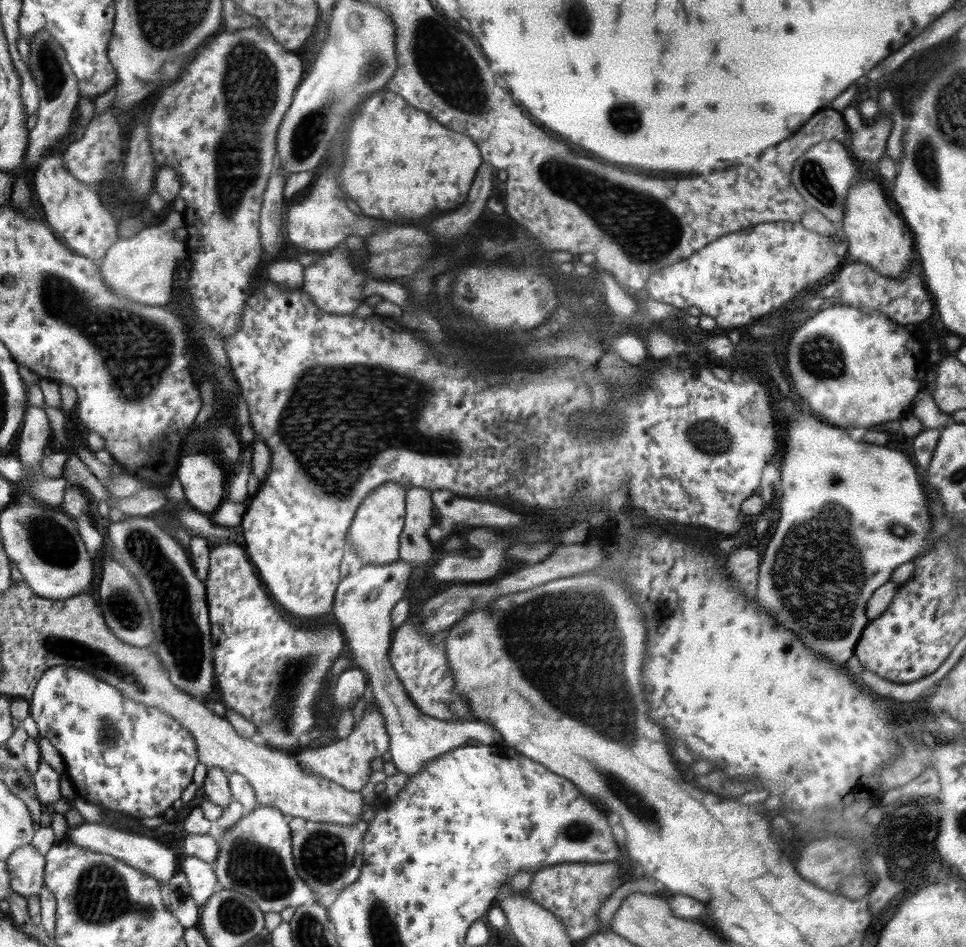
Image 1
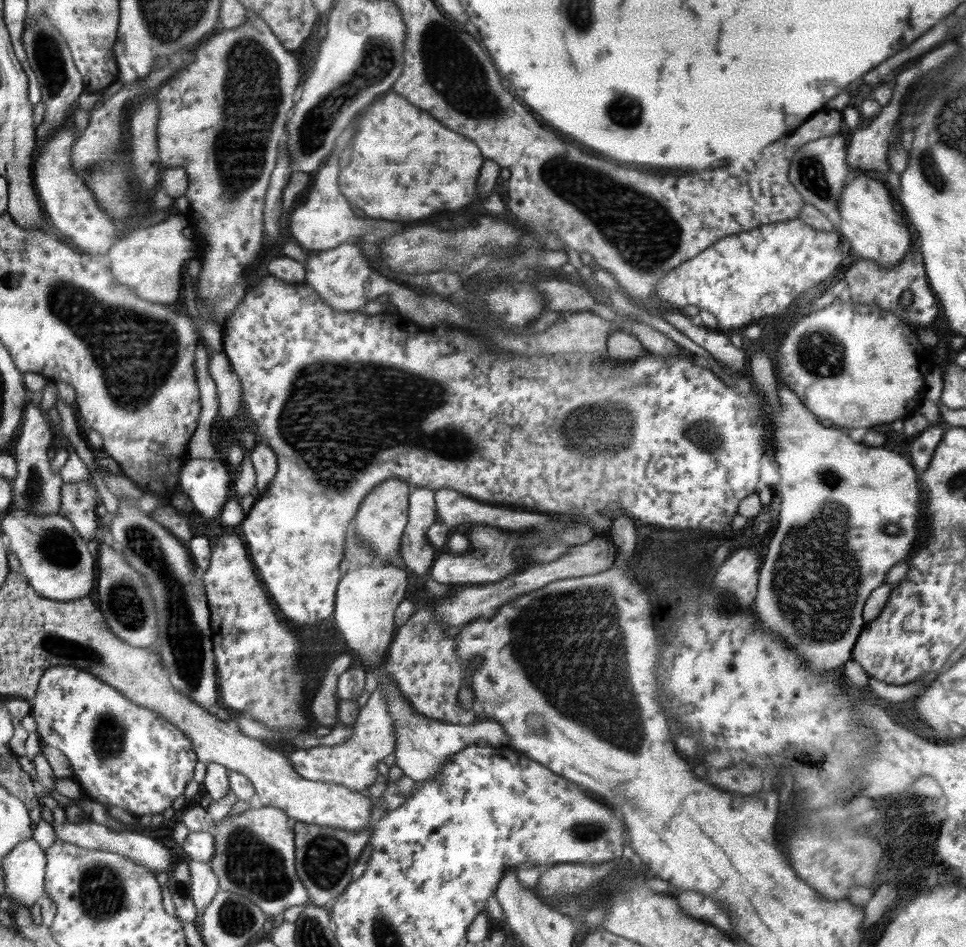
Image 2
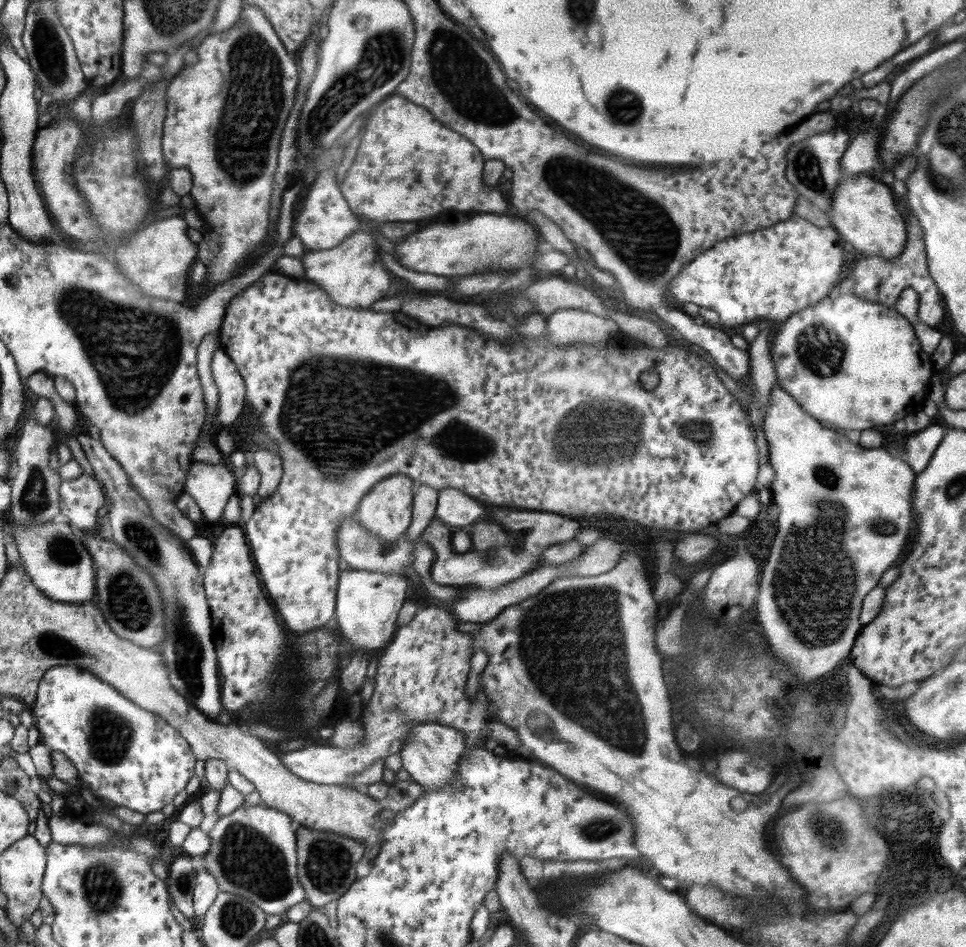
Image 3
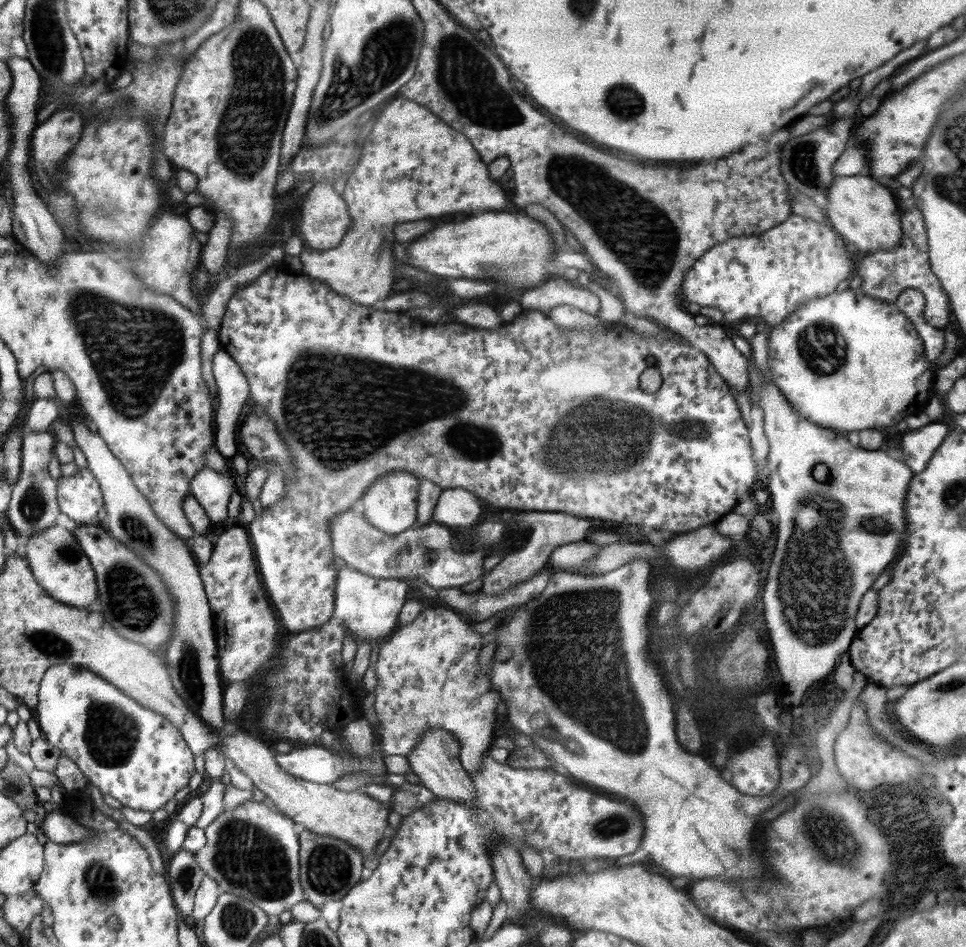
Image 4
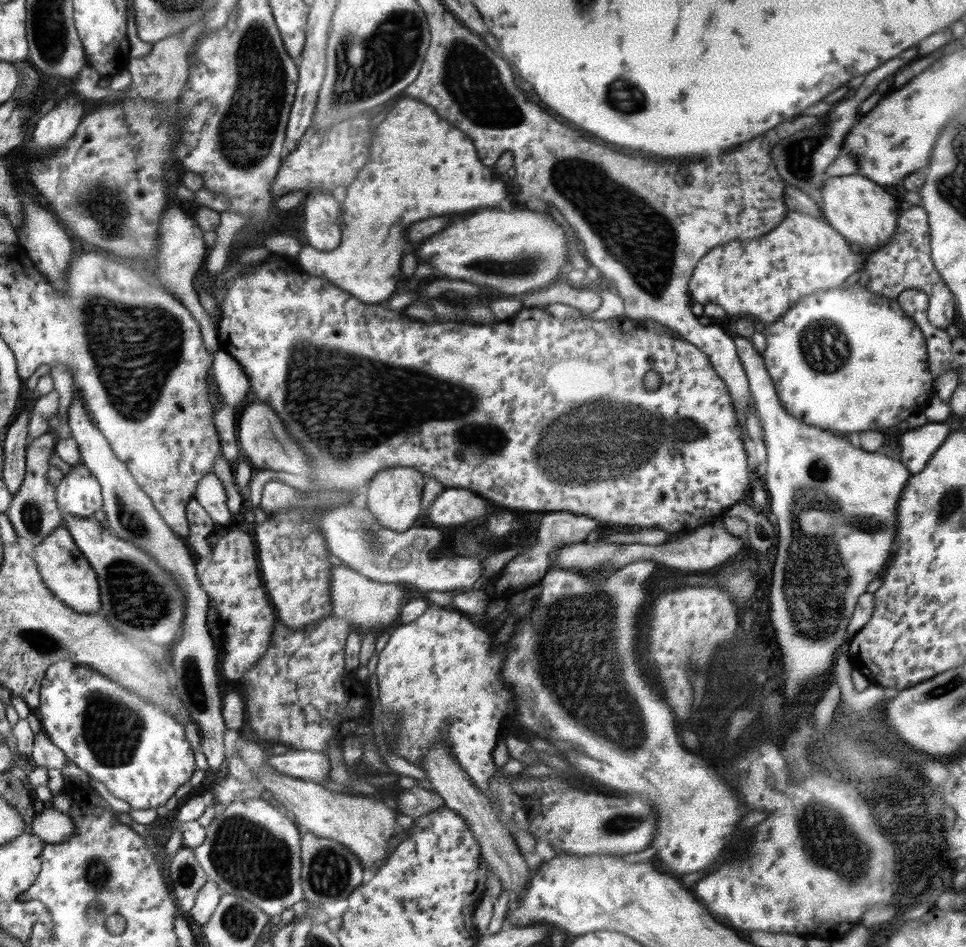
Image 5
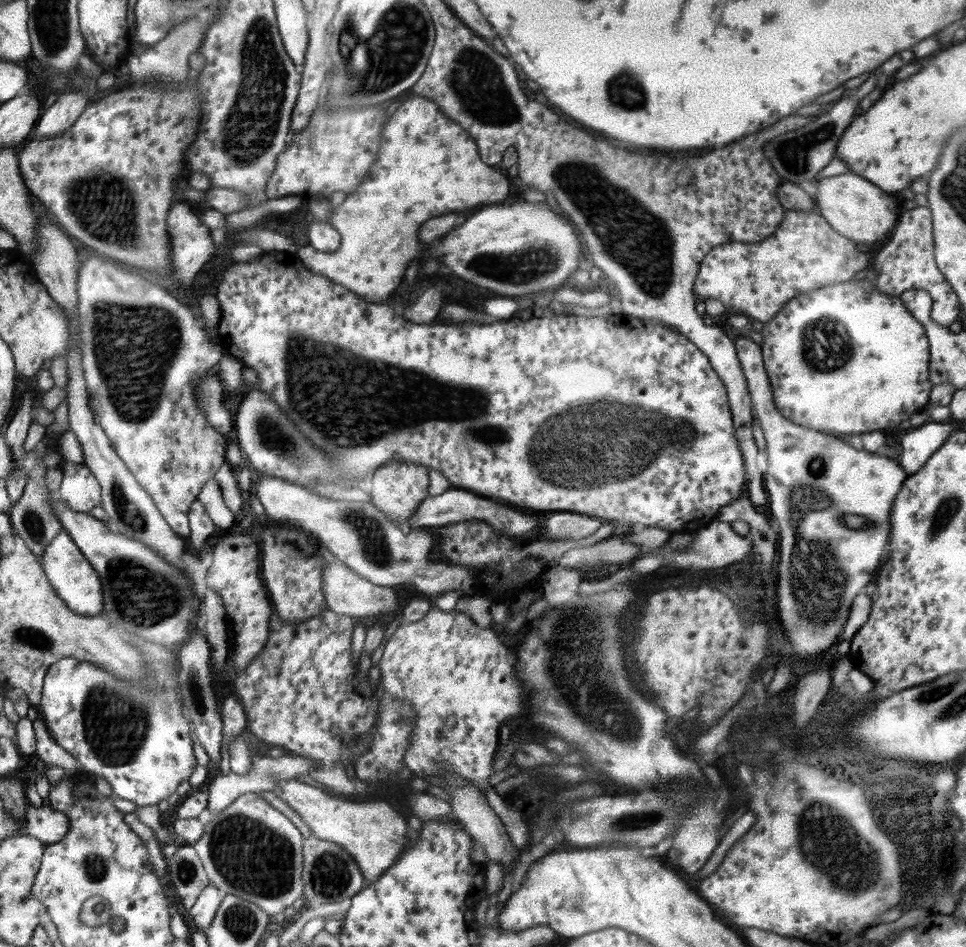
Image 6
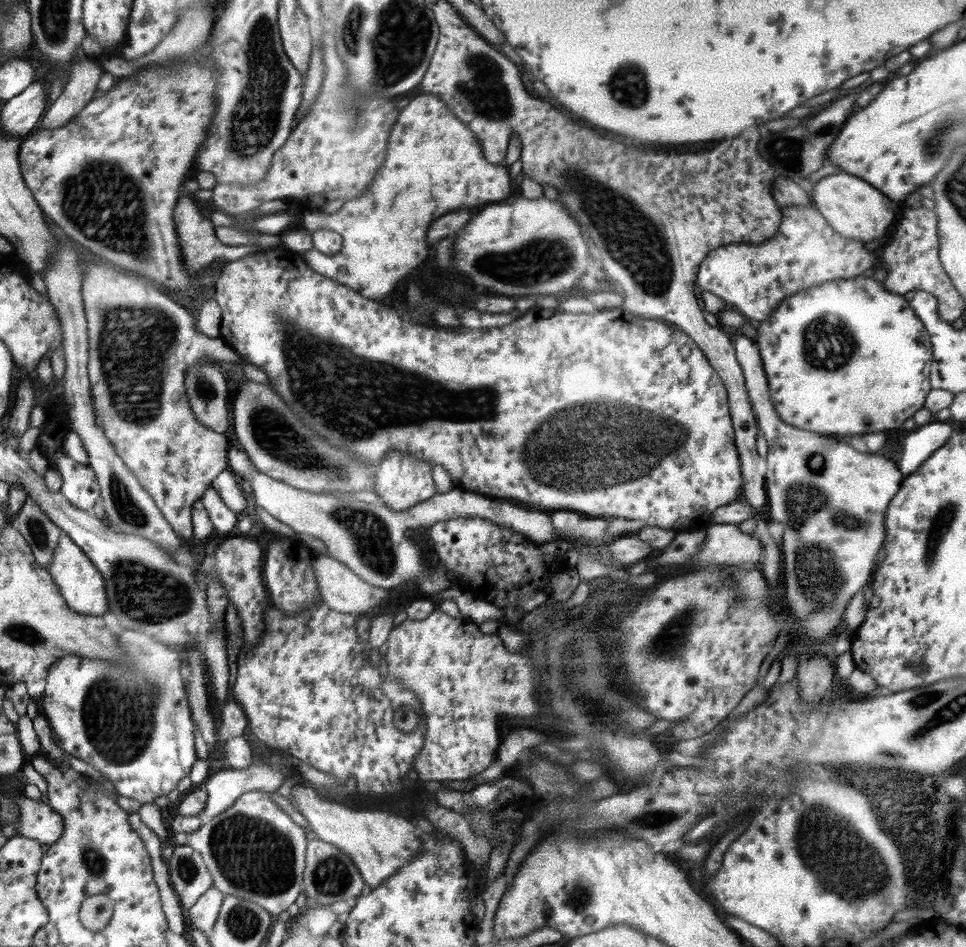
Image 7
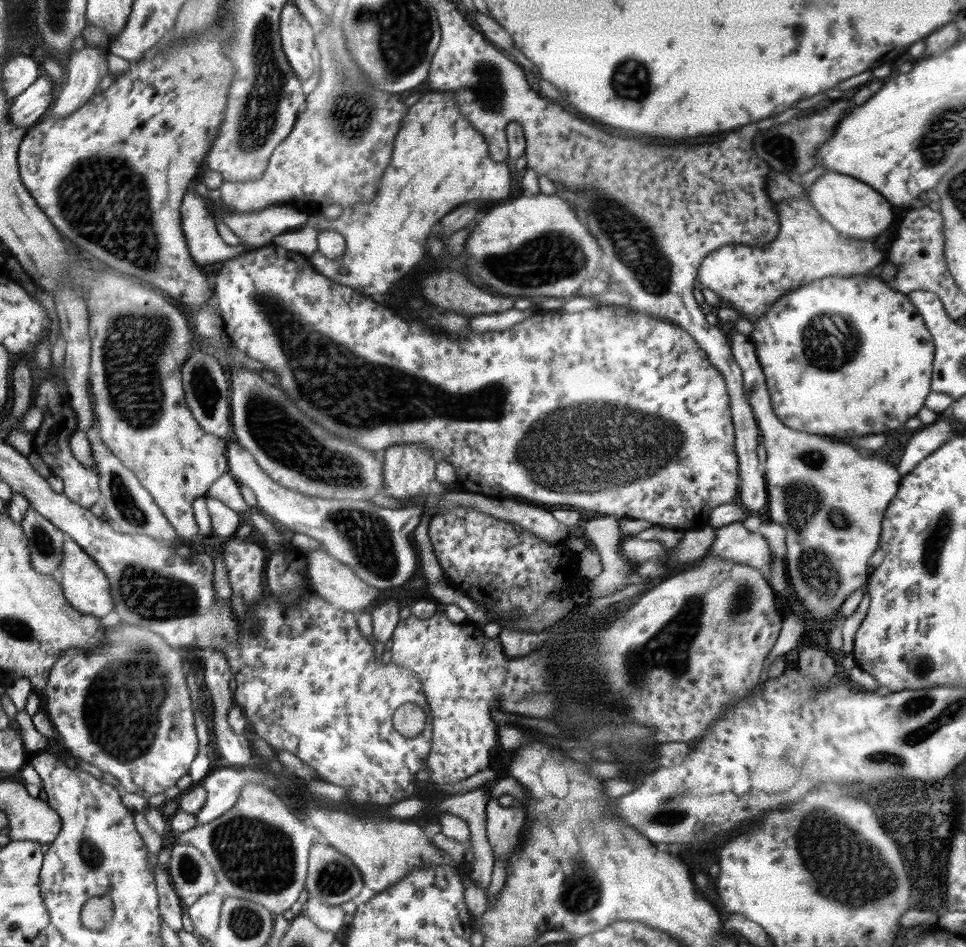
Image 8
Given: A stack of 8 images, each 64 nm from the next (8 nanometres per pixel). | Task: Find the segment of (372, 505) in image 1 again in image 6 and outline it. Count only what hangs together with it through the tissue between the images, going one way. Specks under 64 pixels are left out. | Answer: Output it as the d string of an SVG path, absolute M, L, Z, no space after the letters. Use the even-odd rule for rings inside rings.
M393 460L375 468L368 474L365 486L368 495L371 496L370 502L385 512L387 517L401 528L403 533L411 531L407 520L428 497L428 487L430 486L428 471L425 466L419 464Z

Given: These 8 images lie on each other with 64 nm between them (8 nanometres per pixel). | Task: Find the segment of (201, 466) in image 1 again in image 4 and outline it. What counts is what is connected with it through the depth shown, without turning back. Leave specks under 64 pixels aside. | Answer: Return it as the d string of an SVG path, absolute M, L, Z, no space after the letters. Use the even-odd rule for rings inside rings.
M205 466L191 480L190 495L206 511L212 524L224 522L228 518L227 507L232 492L238 489L232 473L222 474Z

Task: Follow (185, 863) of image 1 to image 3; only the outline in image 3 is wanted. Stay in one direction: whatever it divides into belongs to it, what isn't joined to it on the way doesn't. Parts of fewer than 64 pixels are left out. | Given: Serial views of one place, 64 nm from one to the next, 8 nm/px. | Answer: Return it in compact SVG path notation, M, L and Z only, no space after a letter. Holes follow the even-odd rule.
M197 863L194 872L196 872L196 885L192 894L195 916L192 923L194 930L196 930L203 925L204 915L212 907L212 903L216 900L220 888L214 876L206 871L206 867Z

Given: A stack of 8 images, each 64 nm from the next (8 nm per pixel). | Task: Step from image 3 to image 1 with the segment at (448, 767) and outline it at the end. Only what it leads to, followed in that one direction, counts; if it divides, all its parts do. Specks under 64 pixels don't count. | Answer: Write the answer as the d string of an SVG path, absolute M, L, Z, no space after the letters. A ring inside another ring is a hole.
M402 559L384 565L364 565L357 573L345 576L338 583L330 612L331 620L337 623L354 654L354 667L365 673L368 684L371 684L374 702L385 718L392 762L397 770L409 777L425 770L441 754L464 746L469 740L493 746L503 742L502 735L494 727L478 720L445 721L421 713L392 668L389 650L394 628L390 613L404 596L412 567L410 562Z

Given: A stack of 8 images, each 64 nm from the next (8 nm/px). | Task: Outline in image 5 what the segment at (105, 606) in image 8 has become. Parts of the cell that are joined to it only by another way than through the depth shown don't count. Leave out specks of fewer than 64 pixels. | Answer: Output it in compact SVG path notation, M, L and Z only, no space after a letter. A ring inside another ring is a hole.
M59 526L38 546L28 549L36 561L41 579L56 598L62 600L74 612L92 614L100 610L101 594L97 574L66 527Z

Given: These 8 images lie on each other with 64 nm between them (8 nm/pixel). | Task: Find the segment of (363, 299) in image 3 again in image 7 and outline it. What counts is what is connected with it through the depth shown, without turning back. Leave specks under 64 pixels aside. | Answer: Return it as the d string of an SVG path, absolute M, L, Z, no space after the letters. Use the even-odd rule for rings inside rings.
M426 93L411 98L411 101L400 109L400 114L398 115L398 120L390 132L390 140L388 140L388 152L386 152L386 162L382 164L382 168L378 170L378 176L374 178L370 190L366 194L362 194L354 200L347 200L342 207L336 211L336 213L329 214L325 212L320 212L319 210L305 209L303 210L303 223L308 231L314 232L319 228L328 228L337 232L343 238L343 245L340 249L339 254L334 254L328 256L327 254L322 254L320 251L316 251L314 248L307 250L302 254L302 258L305 263L314 269L314 272L334 280L338 284L343 284L348 288L354 289L358 294L365 296L366 298L372 300L378 300L382 298L384 294L388 294L399 279L402 279L406 274L410 274L422 260L426 260L428 256L428 244L426 244L426 230L430 226L432 220L436 220L436 216L445 215L450 210L456 208L464 208L464 206L478 206L478 204L488 204L488 202L500 203L504 200L506 196L510 194L510 173L509 168L504 164L493 165L490 161L486 161L484 158L484 153L482 150L482 145L479 143L477 136L468 128L451 110L443 103L436 95L428 95Z

